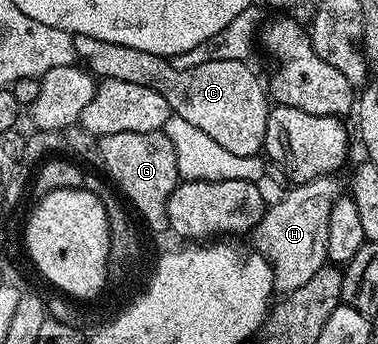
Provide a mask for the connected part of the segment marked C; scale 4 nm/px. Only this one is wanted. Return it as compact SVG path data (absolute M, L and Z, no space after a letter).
M75 34L73 47L76 48L77 59L97 79L106 81L108 79L127 81L128 84L143 85L159 92L169 104L171 113L188 124L195 125L200 131L205 132L223 145L228 152L236 156L257 157L262 151L266 136L266 125L270 112L270 98L261 84L257 74L249 67L250 64L238 60L214 60L205 61L195 68L178 69L171 59L166 59L158 53L141 51L138 48L125 47L124 44L113 44L106 40L93 39L92 36Z

